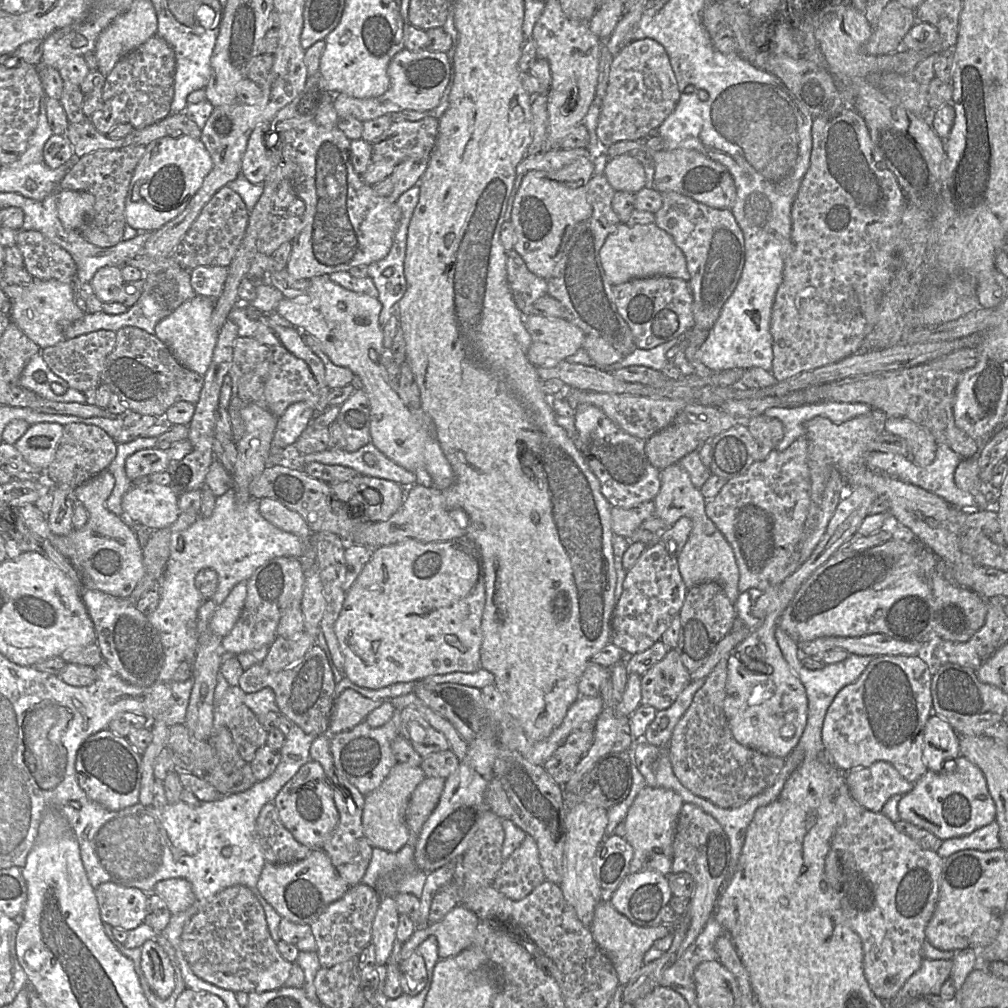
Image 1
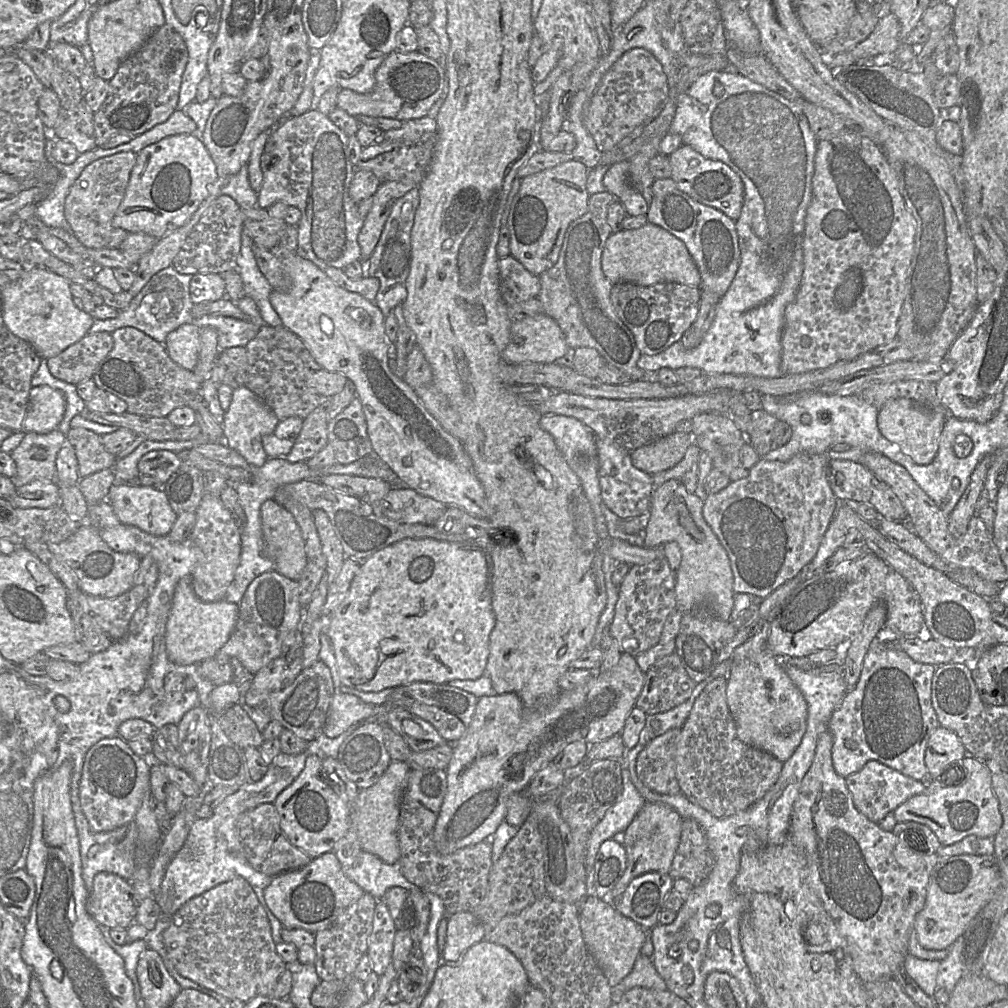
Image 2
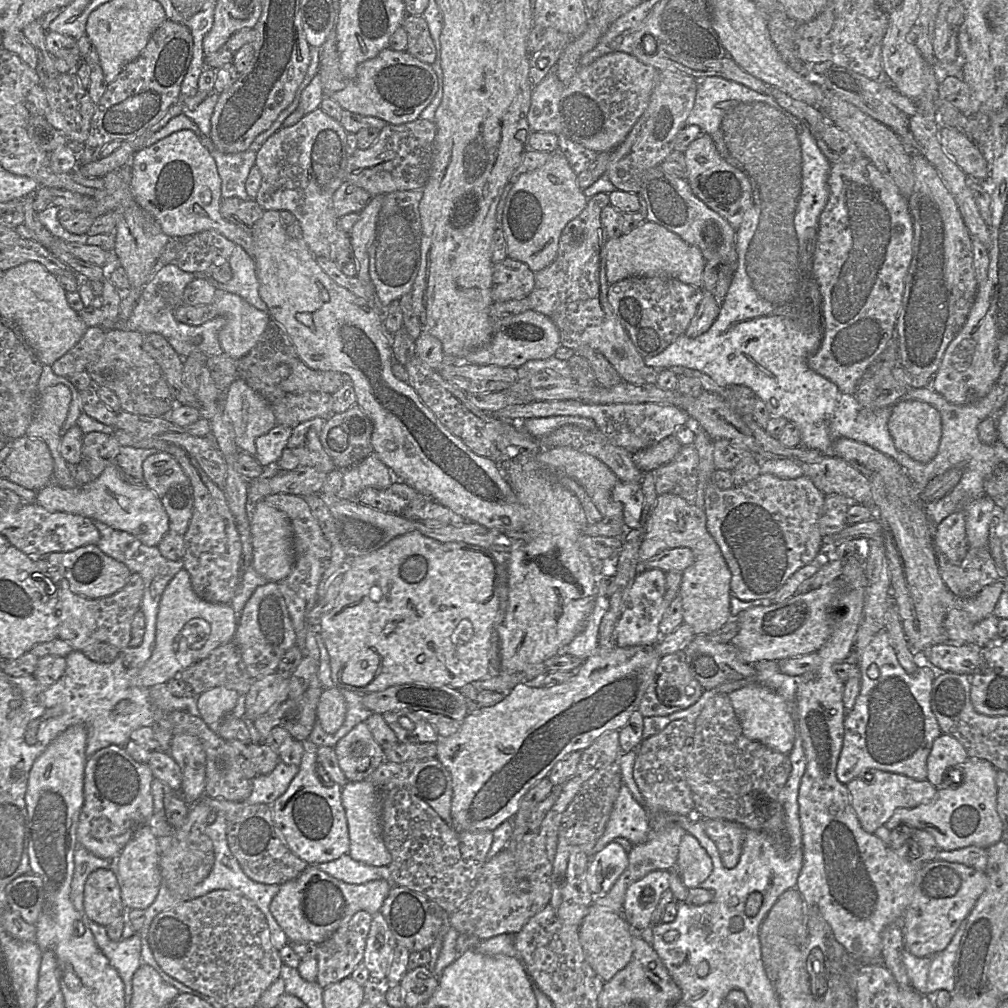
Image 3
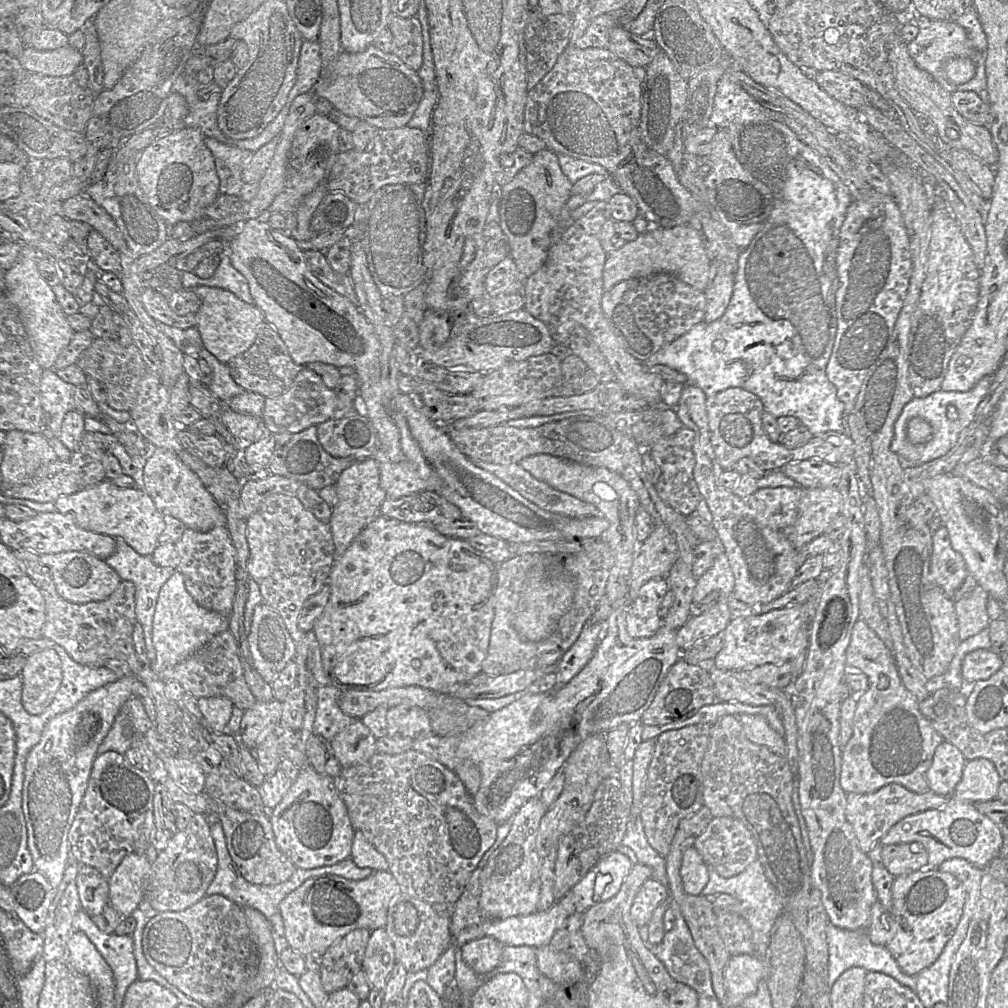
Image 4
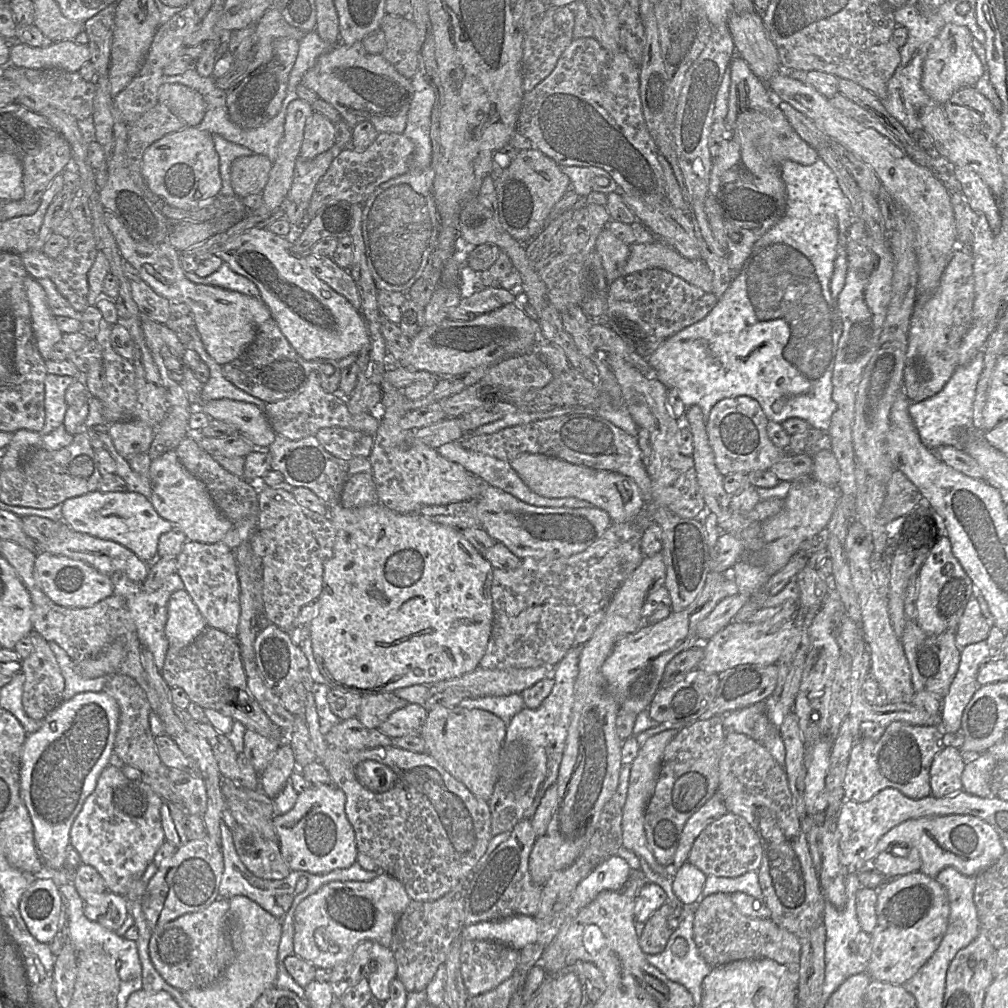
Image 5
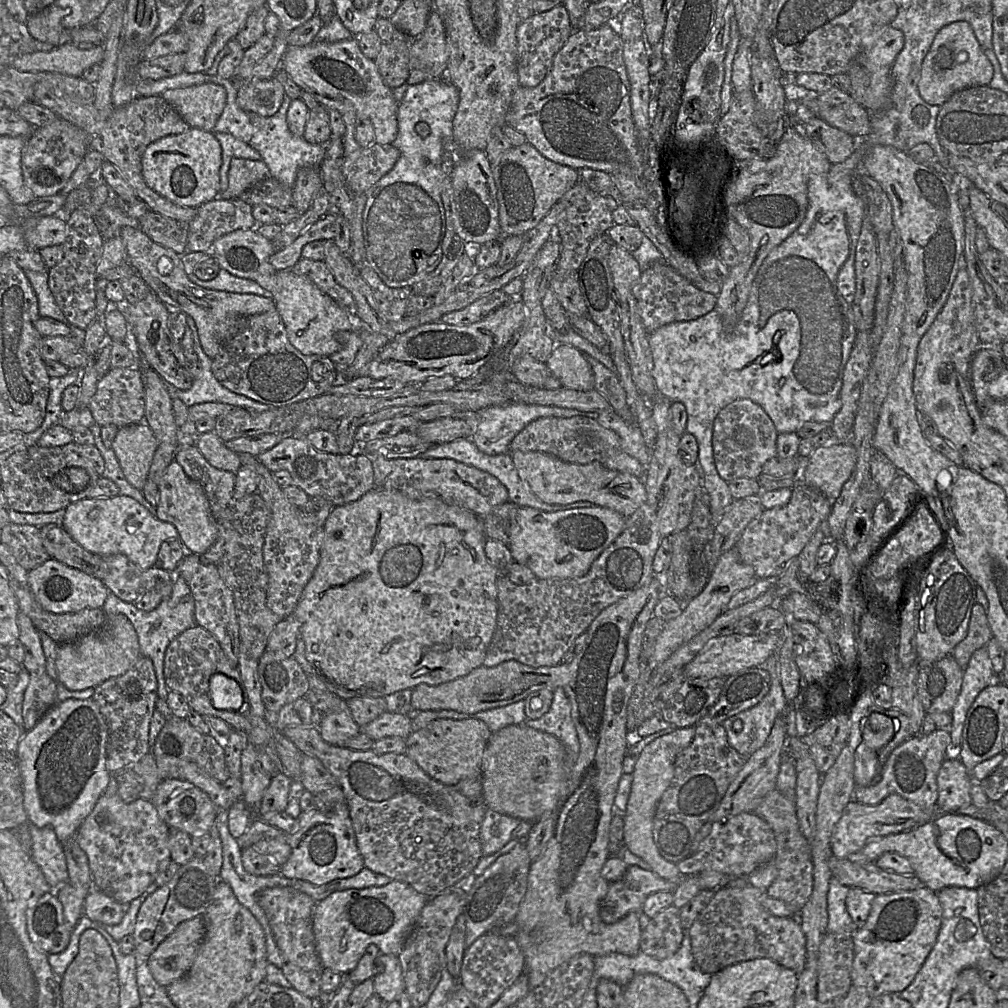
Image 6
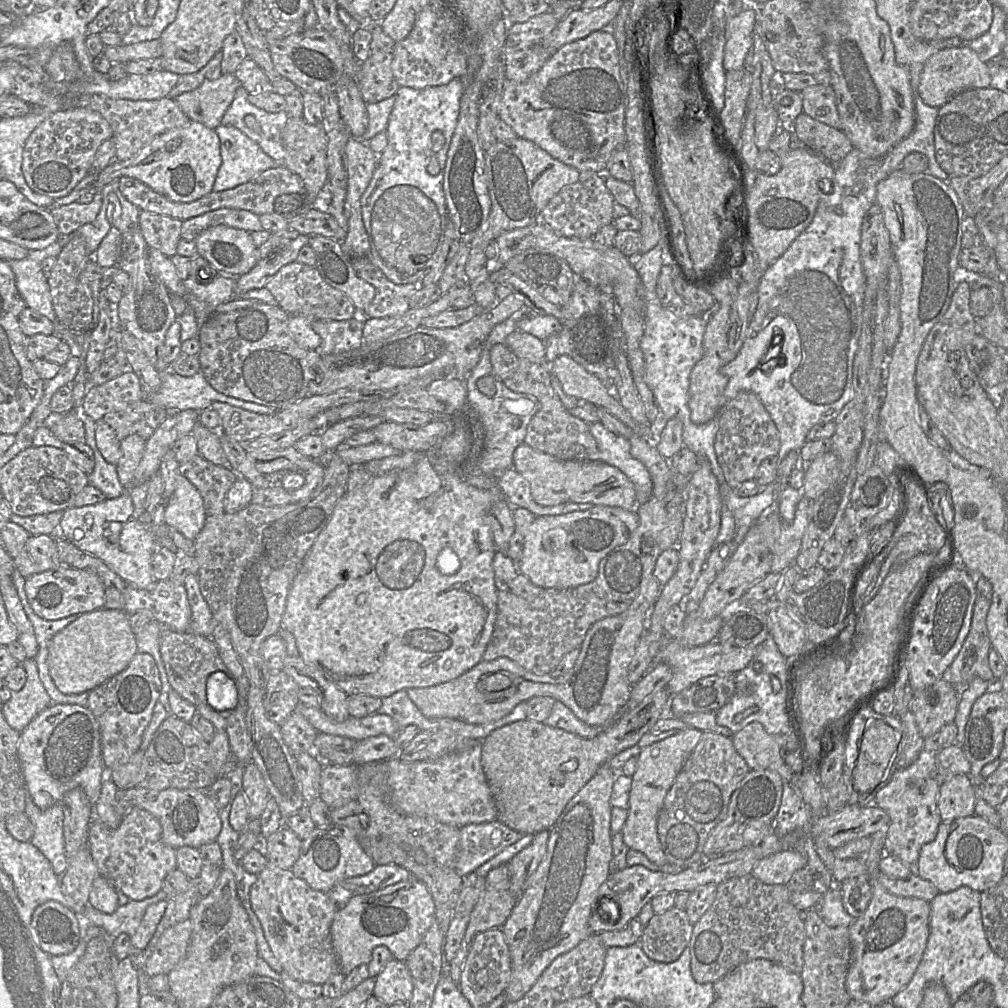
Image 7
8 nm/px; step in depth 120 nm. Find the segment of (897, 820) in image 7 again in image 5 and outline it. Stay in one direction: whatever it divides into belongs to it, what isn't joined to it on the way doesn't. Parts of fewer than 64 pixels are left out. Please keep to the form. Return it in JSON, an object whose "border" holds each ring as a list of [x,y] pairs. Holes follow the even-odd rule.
{"border":[[[899,721],[889,724],[878,741],[862,737],[860,731],[860,740],[855,742],[851,750],[845,774],[844,790],[846,800],[867,802],[886,788],[896,788],[912,799],[921,799],[931,795],[930,768],[935,755],[946,747],[945,733],[940,726],[914,726]]]}

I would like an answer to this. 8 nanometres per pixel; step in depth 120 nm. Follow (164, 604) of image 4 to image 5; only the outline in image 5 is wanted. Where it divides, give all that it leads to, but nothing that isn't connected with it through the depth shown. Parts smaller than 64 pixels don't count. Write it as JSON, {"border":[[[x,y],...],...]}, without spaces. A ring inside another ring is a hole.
{"border":[[[185,589],[174,592],[168,603],[165,634],[169,648],[183,648],[192,643],[207,623]]]}

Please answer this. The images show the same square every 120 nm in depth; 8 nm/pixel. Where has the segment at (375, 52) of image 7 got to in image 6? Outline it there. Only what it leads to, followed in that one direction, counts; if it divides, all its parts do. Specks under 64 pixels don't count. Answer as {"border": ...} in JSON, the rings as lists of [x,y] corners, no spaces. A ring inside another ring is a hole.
{"border":[[[378,17],[374,31],[380,39],[380,50],[373,59],[378,72],[390,89],[401,87],[410,73],[409,54],[415,38],[395,27],[389,18]]]}

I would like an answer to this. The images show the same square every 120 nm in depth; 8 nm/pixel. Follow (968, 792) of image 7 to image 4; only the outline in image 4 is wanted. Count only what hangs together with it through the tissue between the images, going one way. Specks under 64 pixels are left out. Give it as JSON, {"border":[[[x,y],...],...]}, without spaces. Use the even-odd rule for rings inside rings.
{"border":[[[943,740],[936,748],[927,771],[929,790],[941,796],[950,796],[961,780],[966,761],[955,745]]]}

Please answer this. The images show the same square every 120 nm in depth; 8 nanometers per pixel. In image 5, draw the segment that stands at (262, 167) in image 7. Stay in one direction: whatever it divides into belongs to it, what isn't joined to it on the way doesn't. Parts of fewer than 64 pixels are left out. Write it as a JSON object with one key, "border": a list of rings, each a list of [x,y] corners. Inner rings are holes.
{"border":[[[212,134],[215,150],[219,156],[219,171],[221,177],[220,195],[236,196],[231,184],[232,162],[242,156],[251,156],[253,151],[249,148],[230,142],[218,134]]]}

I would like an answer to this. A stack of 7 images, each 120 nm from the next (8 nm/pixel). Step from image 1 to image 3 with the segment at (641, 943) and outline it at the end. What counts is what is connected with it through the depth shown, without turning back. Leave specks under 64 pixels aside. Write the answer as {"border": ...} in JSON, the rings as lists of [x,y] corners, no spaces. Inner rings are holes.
{"border":[[[594,904],[590,906],[579,927],[579,940],[587,962],[604,982],[622,970],[634,952],[633,930],[624,916]]]}

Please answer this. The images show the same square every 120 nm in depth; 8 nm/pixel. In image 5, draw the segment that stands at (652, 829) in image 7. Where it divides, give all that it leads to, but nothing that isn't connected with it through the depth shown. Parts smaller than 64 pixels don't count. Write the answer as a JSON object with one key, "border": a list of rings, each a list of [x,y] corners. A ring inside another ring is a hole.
{"border":[[[682,729],[666,730],[658,733],[647,739],[647,741],[640,747],[637,757],[631,764],[627,799],[622,808],[622,846],[636,854],[639,858],[644,859],[653,871],[668,876],[672,876],[672,873],[670,873],[671,868],[664,868],[660,865],[650,850],[644,829],[644,820],[646,808],[654,793],[660,774],[664,749],[680,730]]]}

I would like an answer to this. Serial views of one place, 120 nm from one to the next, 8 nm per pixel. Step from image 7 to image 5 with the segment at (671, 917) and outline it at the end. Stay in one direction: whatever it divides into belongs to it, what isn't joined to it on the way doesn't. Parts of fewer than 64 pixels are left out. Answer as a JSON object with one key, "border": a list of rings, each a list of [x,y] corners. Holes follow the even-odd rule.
{"border":[[[669,901],[664,903],[646,921],[644,931],[639,938],[640,947],[646,955],[659,954],[666,948],[673,931],[668,926],[672,906]]]}

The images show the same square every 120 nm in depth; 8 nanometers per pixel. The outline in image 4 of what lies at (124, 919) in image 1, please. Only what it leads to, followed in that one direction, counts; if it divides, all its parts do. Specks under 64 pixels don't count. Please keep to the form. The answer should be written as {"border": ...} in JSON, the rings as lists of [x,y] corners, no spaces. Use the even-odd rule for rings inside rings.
{"border":[[[79,865],[76,882],[82,909],[91,916],[102,913],[109,904],[109,879],[93,867]]]}

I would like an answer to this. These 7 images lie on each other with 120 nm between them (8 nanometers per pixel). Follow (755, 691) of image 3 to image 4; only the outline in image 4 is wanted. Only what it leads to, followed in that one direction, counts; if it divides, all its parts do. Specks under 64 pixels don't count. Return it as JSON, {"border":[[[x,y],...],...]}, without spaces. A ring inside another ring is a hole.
{"border":[[[741,714],[735,717],[741,723],[749,741],[765,746],[771,752],[786,758],[787,750],[784,737],[774,731],[763,716]]]}

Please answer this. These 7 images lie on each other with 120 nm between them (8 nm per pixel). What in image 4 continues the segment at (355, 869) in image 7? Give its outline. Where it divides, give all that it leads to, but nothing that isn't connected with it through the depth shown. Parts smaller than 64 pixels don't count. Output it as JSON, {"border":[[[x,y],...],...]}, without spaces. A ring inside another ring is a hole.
{"border":[[[310,764],[300,768],[300,773],[287,794],[270,811],[270,821],[277,846],[296,868],[314,869],[331,866],[351,856],[355,829],[350,820],[347,807],[340,797],[334,778],[316,772]]]}

